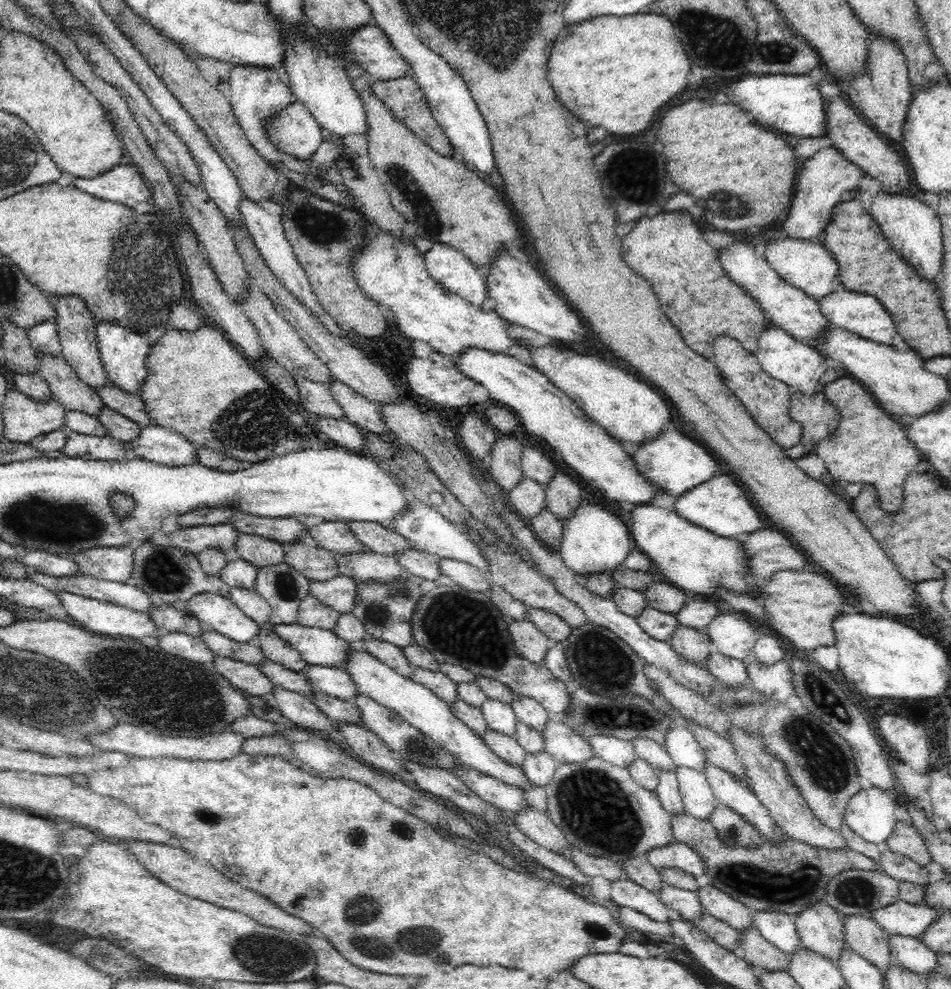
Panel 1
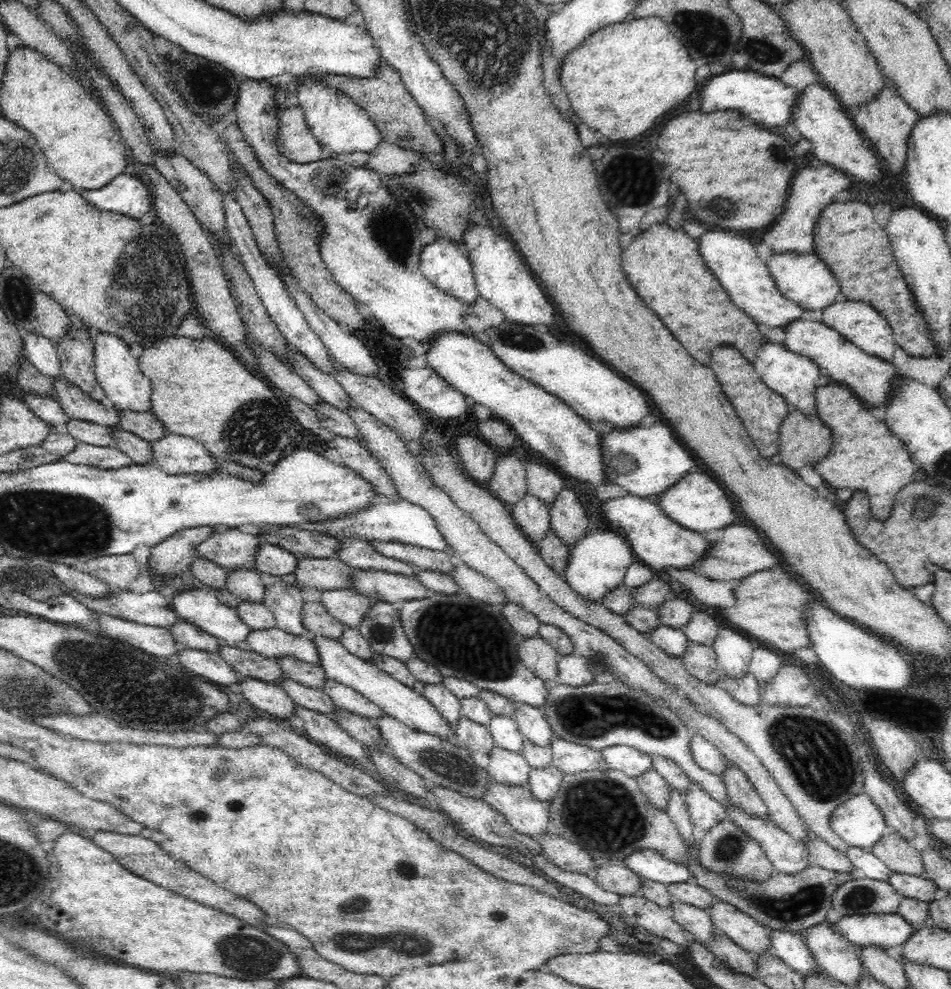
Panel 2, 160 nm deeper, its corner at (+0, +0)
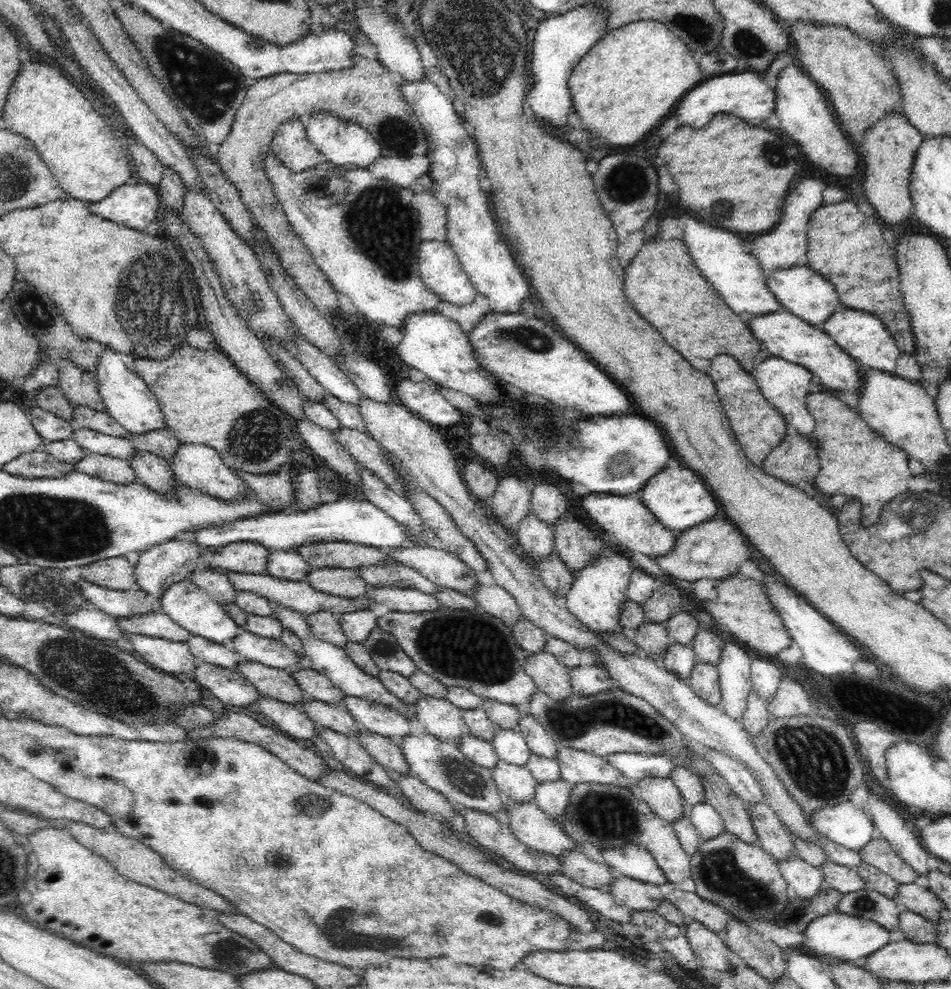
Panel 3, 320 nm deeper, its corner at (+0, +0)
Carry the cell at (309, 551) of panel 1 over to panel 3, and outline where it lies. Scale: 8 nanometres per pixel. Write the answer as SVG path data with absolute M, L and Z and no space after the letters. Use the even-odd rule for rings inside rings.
M316 568L308 574L307 581L314 590L348 599L363 596L368 588L358 569Z

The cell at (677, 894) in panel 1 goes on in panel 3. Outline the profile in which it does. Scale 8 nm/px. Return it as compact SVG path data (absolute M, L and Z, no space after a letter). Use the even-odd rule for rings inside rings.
M687 920L683 931L691 949L705 970L728 972L732 966L741 962L741 958L725 945L722 934L712 932L698 920Z

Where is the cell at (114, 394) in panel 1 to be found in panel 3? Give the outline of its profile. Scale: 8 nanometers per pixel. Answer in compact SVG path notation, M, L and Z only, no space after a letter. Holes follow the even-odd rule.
M168 427L162 430L148 430L144 434L129 433L128 438L137 450L165 458L169 463L181 444Z

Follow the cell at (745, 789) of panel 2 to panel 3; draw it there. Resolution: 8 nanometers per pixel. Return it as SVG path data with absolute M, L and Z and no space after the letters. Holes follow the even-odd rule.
M767 803L746 804L753 826L758 835L758 844L778 863L790 854L795 854L794 841L789 831L781 824L775 810Z

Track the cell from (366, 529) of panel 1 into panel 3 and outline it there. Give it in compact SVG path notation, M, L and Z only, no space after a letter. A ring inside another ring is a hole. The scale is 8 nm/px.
M402 547L387 550L394 562L420 572L442 589L474 597L479 588L476 572L456 555L433 547Z

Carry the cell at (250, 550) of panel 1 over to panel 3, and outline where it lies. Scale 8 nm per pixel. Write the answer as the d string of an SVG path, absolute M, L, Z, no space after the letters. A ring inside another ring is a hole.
M272 551L266 566L269 576L286 581L307 581L313 568L296 551Z

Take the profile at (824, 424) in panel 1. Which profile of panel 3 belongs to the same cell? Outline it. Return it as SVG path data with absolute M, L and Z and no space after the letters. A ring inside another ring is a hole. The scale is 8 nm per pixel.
M786 434L760 466L766 474L792 486L799 482L812 483L820 468L817 443L810 436Z

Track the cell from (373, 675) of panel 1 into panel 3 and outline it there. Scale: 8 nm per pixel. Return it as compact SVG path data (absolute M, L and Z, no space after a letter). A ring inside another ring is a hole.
M274 605L270 616L274 617L283 628L289 628L297 634L297 637L303 644L303 651L305 652L306 658L312 662L309 668L323 673L333 683L333 686L336 686L339 690L344 692L345 696L348 695L376 701L396 709L398 713L404 715L404 718L408 720L413 720L415 718L416 707L414 704L404 704L384 687L384 683L380 681L379 677L364 673L360 666L355 662L352 662L352 659L348 656L345 648L340 648L339 646L334 646L330 642L323 642L320 639L317 639L314 634L312 634L306 618L302 613L295 612L294 610L285 608L281 605Z

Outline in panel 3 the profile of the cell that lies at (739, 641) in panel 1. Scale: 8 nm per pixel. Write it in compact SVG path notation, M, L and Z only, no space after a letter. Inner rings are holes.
M724 644L718 660L721 707L734 720L741 720L746 712L748 696L753 692L750 656L736 644Z

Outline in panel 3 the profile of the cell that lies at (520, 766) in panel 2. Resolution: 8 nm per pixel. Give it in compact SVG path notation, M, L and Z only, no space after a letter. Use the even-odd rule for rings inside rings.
M498 761L491 769L499 792L507 802L533 802L536 794L535 778L524 766Z

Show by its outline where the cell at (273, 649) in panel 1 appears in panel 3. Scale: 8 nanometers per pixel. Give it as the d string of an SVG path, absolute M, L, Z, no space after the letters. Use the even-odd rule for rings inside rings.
M301 668L299 672L294 673L292 676L304 692L305 698L321 700L328 704L342 703L343 705L344 692L333 686L333 683L323 673L310 668Z

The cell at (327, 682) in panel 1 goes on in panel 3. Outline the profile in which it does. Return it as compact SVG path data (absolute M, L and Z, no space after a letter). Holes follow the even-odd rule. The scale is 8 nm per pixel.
M344 696L343 706L354 717L359 730L370 730L380 736L400 741L412 734L410 720L392 707L365 698Z

